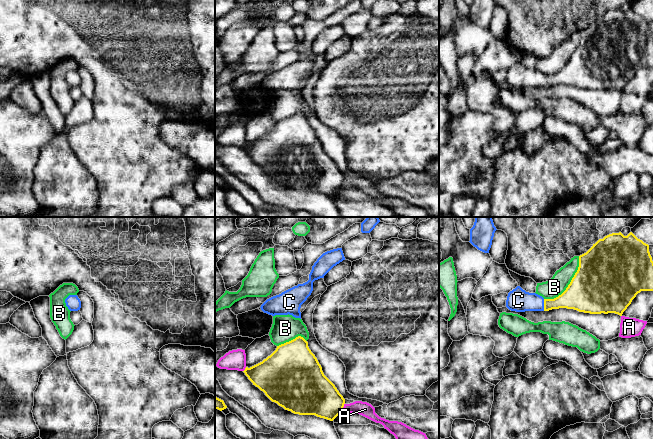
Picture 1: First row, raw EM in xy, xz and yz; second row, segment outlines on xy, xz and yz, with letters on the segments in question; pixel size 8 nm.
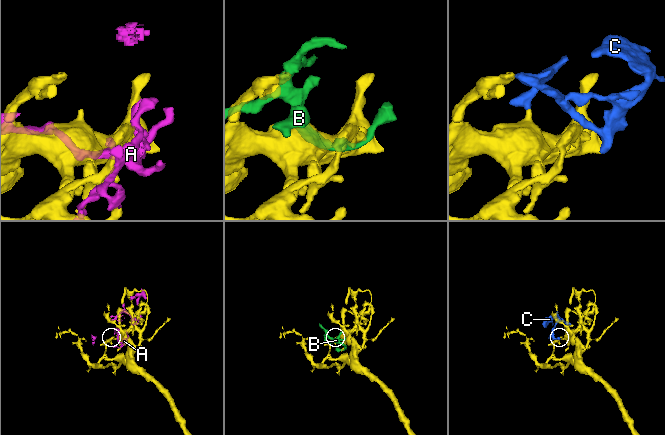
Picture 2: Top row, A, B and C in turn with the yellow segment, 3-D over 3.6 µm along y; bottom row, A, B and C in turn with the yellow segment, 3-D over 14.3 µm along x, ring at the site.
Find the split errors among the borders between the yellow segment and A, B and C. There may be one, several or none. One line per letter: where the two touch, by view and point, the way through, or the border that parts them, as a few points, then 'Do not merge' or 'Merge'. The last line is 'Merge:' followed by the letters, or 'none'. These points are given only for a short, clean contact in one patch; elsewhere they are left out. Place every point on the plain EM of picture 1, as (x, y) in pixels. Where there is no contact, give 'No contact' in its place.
A: Touches yellow at xz (342, 184). Do not merge
B: Touches yellow at yz (570, 59). Do not merge
C: Touches yellow at yz (544, 81). Path across: yz (574, 73), (544, 81), (518, 76). Merge
Merge: C

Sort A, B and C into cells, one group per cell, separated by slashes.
A B / C

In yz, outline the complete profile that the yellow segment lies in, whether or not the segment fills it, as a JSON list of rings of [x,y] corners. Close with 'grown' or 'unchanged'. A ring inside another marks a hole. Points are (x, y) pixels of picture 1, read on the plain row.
[[[619,8],[599,15],[586,29],[579,32],[577,48],[566,66],[558,73],[544,75],[517,62],[508,69],[506,83],[516,88],[567,84],[590,90],[615,89],[622,92],[641,67],[653,67],[653,37],[649,21],[632,8],[627,12]]] | grown

